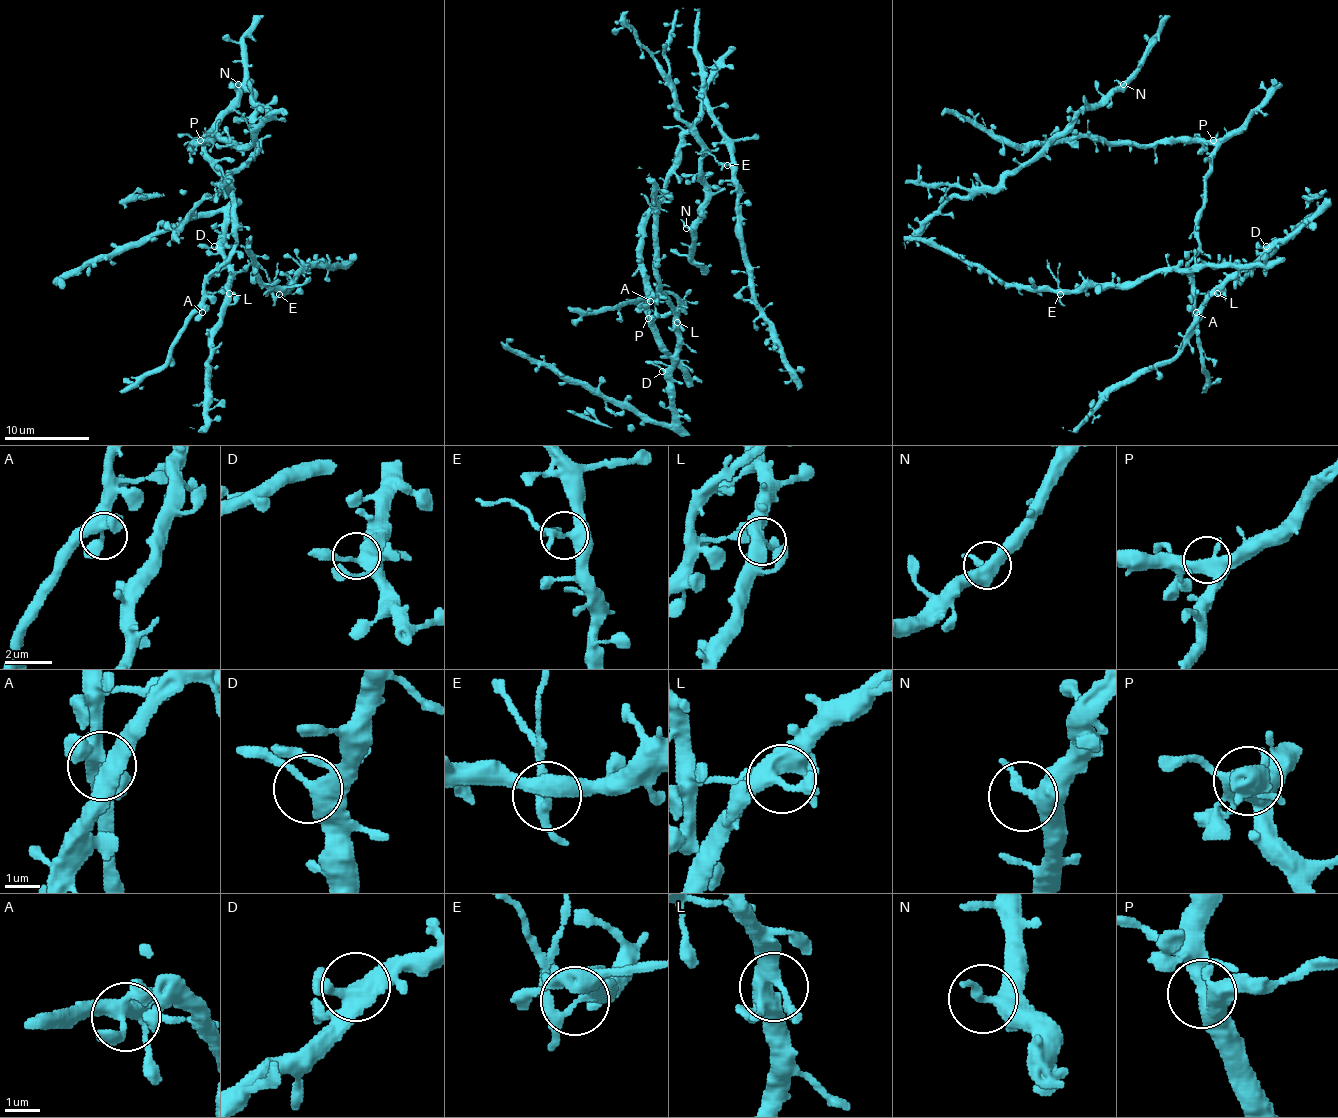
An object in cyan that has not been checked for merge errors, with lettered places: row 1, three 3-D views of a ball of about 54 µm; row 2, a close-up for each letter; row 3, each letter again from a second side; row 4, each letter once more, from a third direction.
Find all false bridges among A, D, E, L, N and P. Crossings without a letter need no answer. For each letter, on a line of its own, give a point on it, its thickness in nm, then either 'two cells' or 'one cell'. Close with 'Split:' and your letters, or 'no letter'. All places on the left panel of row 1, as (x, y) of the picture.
A: (202, 312) | 360 nm | one cell
D: (214, 246) | 400 nm | one cell
E: (279, 294) | 320 nm | two cells
L: (229, 293) | 380 nm | one cell
N: (238, 84) | 320 nm | one cell
P: (200, 140) | 400 nm | one cell
Split: E

